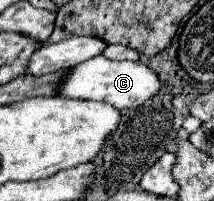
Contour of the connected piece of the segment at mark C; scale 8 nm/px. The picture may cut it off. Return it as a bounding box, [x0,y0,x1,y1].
[58,54,160,108]

